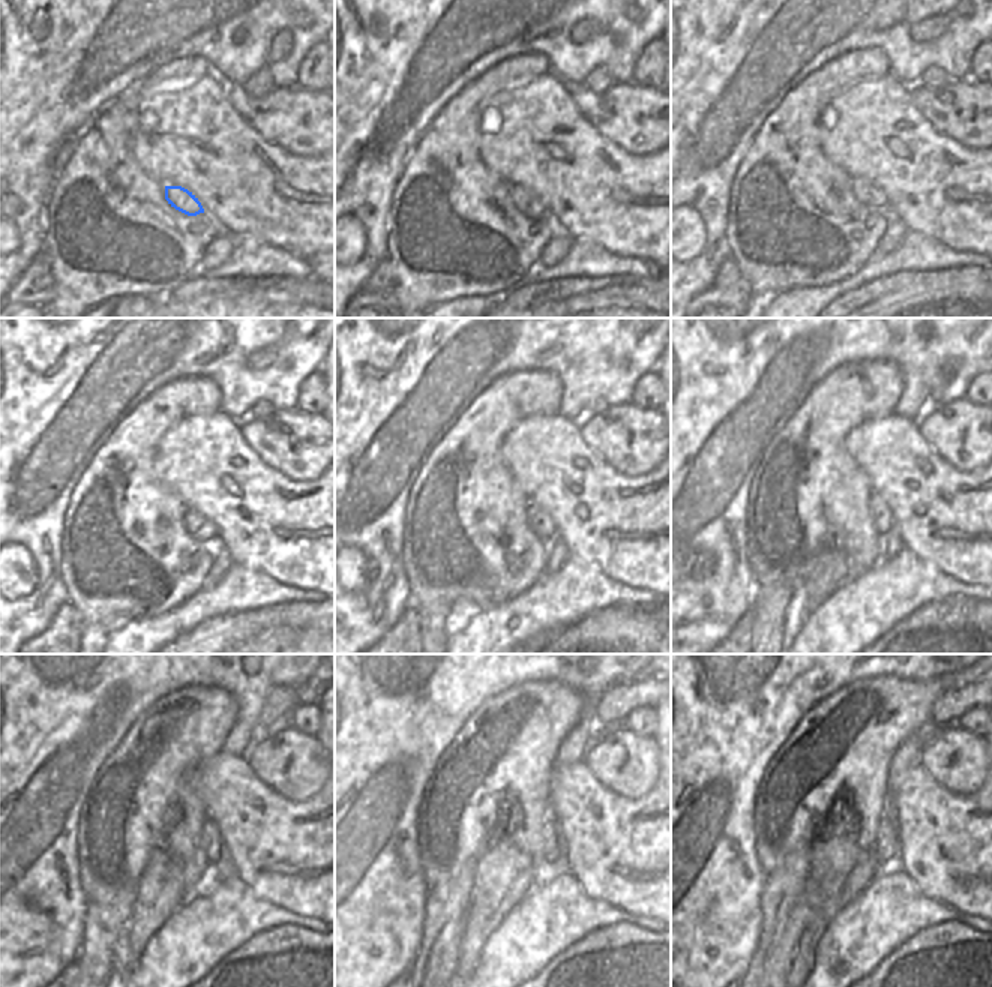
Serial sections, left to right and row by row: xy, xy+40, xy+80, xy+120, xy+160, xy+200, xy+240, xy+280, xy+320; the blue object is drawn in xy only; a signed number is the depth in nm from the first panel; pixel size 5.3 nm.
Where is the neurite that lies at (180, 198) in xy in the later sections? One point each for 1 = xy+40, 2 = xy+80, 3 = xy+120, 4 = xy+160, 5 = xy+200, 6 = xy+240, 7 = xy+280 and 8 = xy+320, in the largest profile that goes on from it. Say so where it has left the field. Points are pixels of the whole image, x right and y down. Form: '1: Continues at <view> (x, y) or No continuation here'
1: Continues at xy+40 (527, 201)
2: Continues at xy+80 (865, 192)
3: Continues at xy+120 (198, 527)
4: Continues at xy+160 (539, 521)
5: Continues at xy+200 (883, 521)
6: Continues at xy+240 (213, 846)
7: Continues at xy+280 (554, 843)
8: Continues at xy+320 (887, 846).

